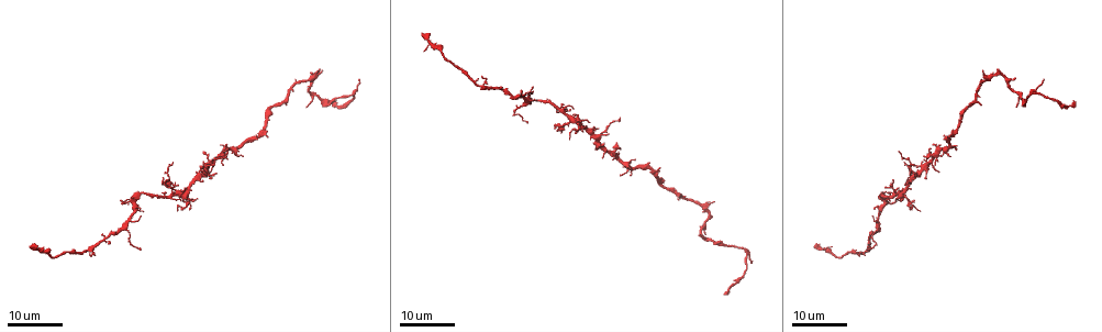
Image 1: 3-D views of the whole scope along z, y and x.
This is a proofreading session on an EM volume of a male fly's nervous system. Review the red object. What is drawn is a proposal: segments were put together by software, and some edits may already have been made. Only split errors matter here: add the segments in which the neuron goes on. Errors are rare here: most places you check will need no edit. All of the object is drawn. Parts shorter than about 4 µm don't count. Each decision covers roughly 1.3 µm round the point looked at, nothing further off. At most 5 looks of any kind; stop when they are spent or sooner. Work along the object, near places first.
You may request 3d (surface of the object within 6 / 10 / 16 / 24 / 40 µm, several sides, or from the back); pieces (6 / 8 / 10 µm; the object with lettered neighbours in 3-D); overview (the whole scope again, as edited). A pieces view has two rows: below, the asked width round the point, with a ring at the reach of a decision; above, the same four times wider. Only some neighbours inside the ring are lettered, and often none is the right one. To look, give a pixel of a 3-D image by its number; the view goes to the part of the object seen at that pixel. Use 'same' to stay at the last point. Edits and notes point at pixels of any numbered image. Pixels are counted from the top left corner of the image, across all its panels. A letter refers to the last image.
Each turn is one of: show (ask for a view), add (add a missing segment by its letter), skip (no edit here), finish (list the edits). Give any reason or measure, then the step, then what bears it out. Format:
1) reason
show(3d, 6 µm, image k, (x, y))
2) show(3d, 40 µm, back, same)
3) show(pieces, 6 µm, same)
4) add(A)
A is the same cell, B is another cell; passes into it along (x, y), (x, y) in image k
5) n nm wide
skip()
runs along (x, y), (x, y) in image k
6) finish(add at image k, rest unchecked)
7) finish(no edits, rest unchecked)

an open end
show(3d, 24 µm, image 1, (726, 292))

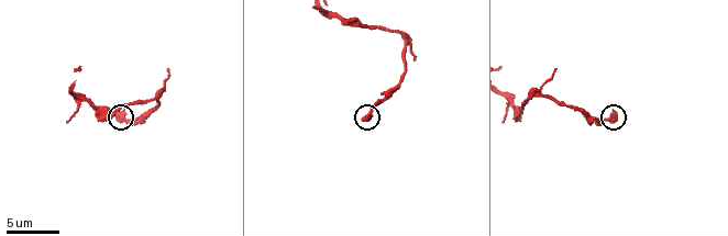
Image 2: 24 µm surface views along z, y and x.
show(pieces, 6 µm, image 2, (363, 118))

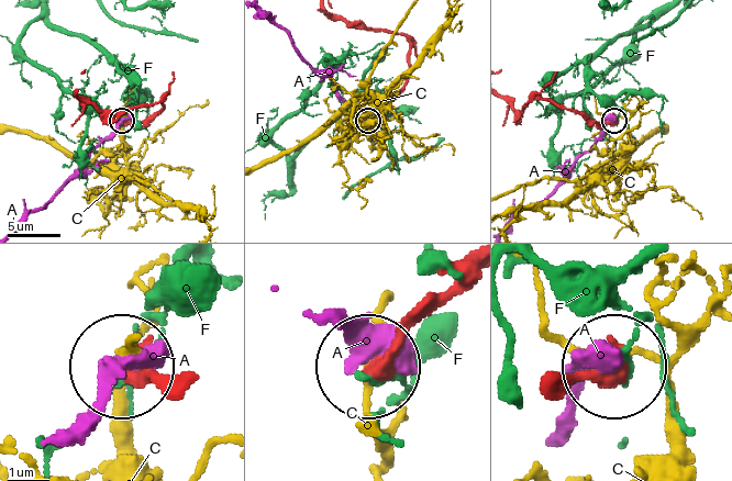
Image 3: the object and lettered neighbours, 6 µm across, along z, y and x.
320 nm wide
skip()
A, C and F are other cells; runs along (175, 375), (125, 364) in image 3; none of them fits

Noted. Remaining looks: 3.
branch stops here
show(3d, 16 µm, image 1, (205, 154))

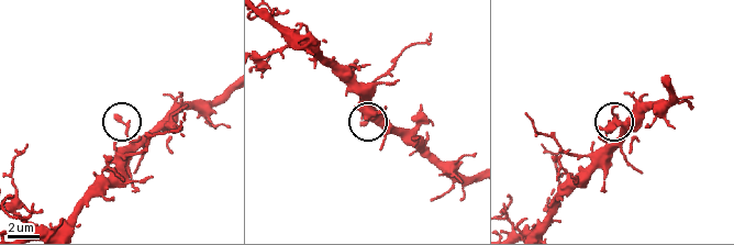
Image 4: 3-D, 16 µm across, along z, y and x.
see the neighbours
show(pieces, 10 µm, image 4, (364, 124))

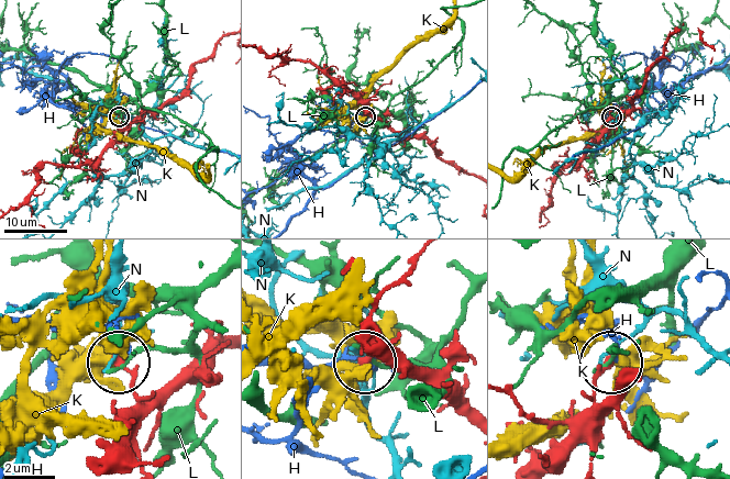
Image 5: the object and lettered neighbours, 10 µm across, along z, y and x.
skip()
H, K, L and N are other cells; none of them fits

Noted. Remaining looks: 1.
finish(no edits, rest unchecked)

